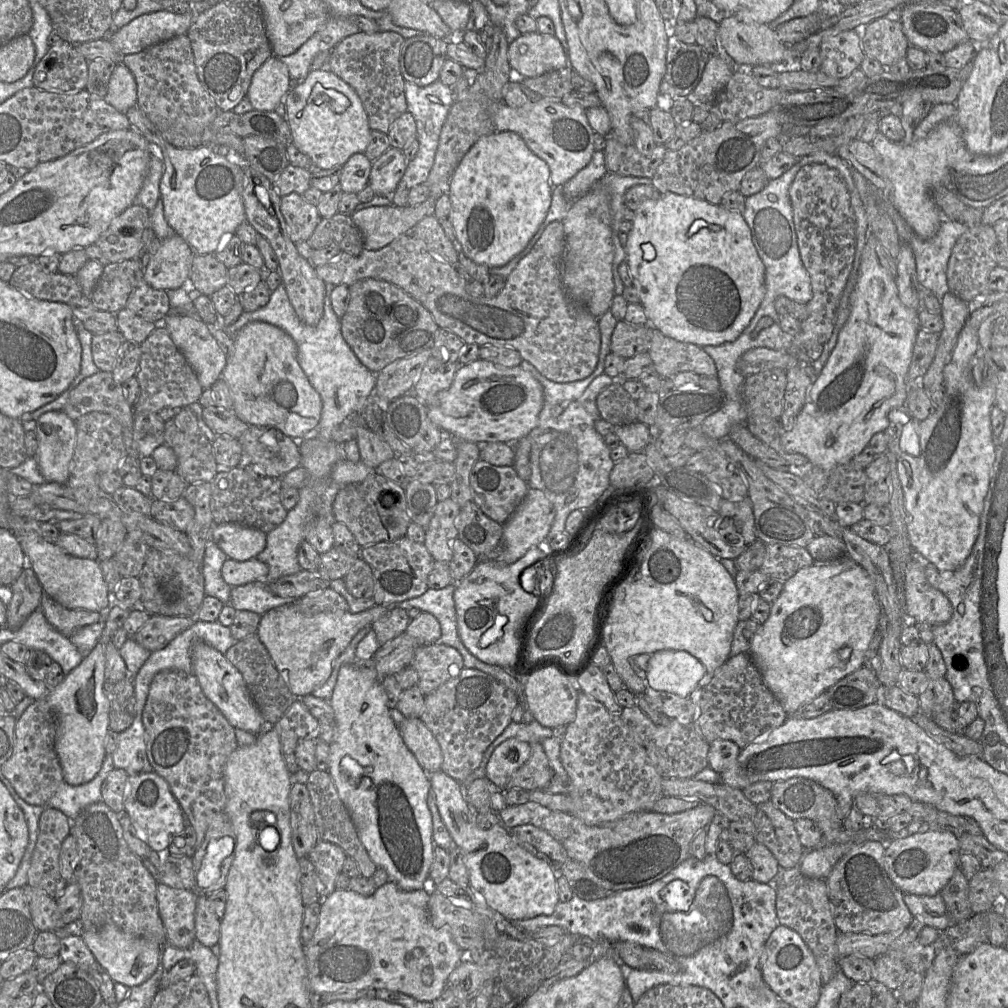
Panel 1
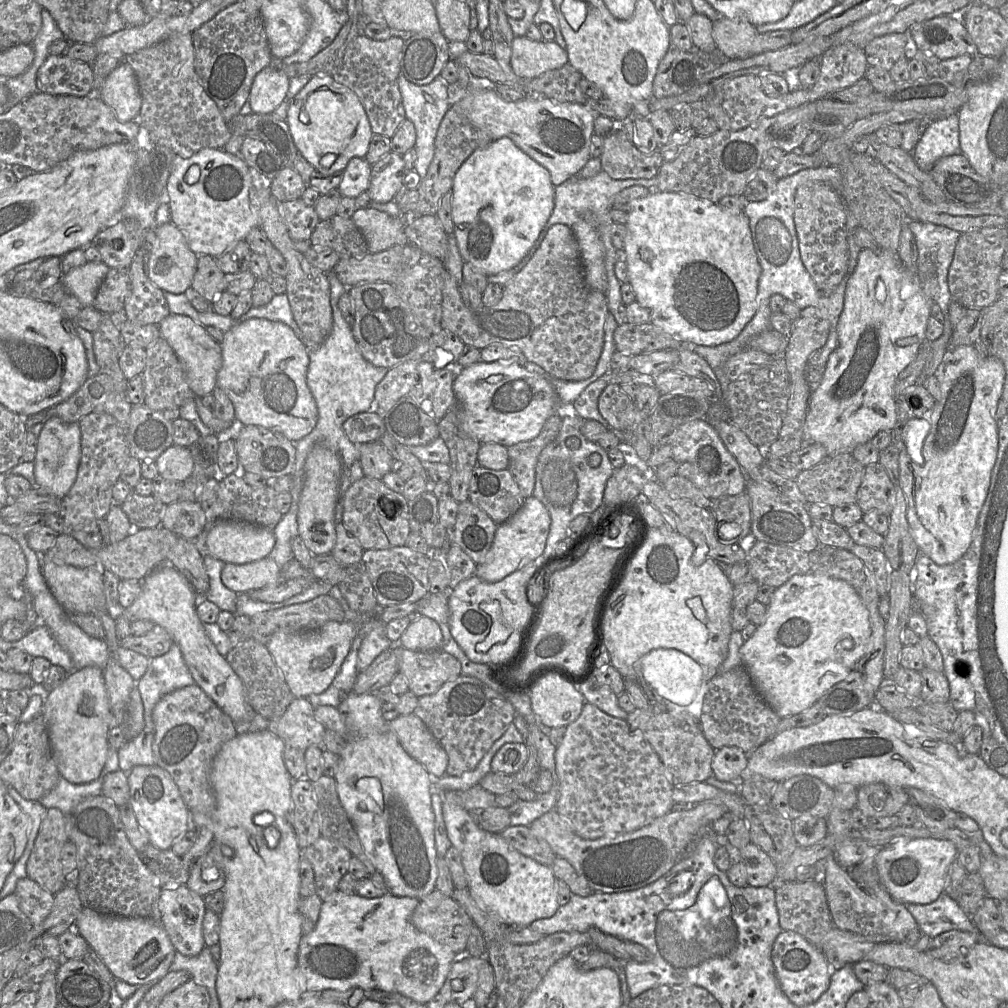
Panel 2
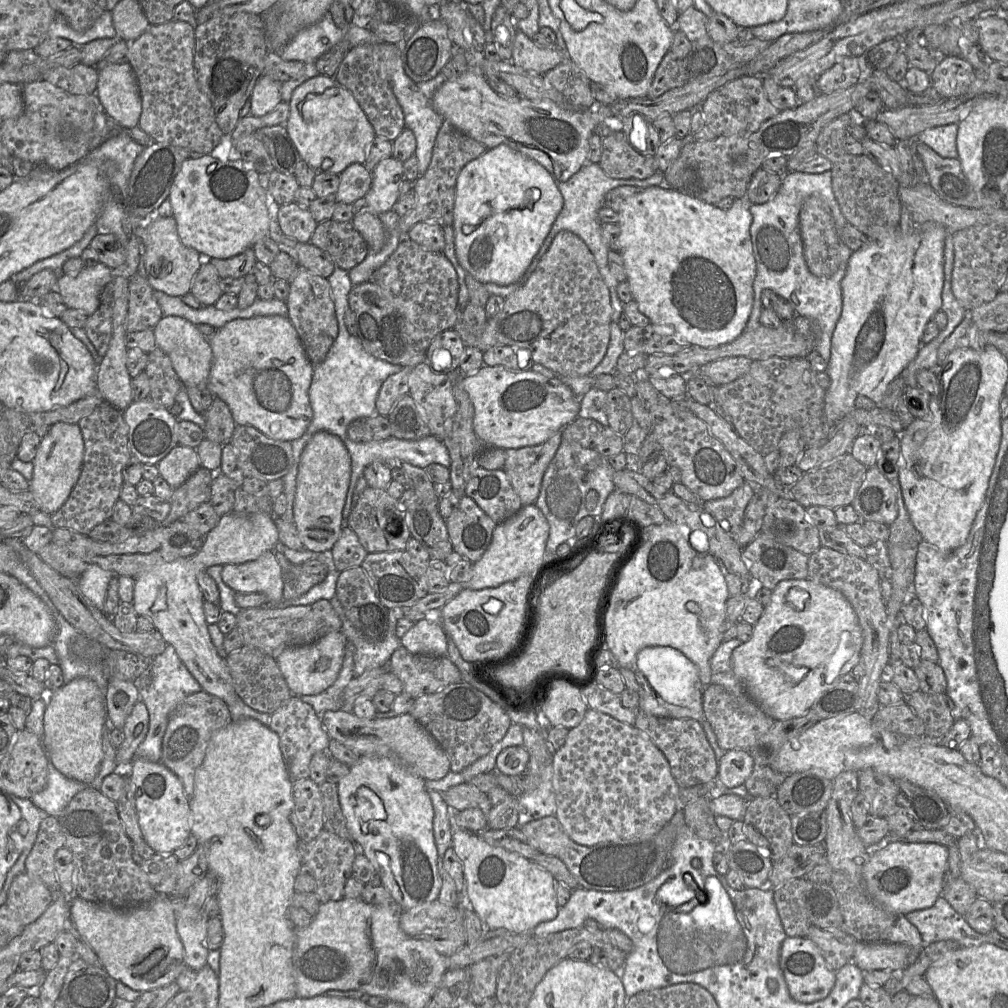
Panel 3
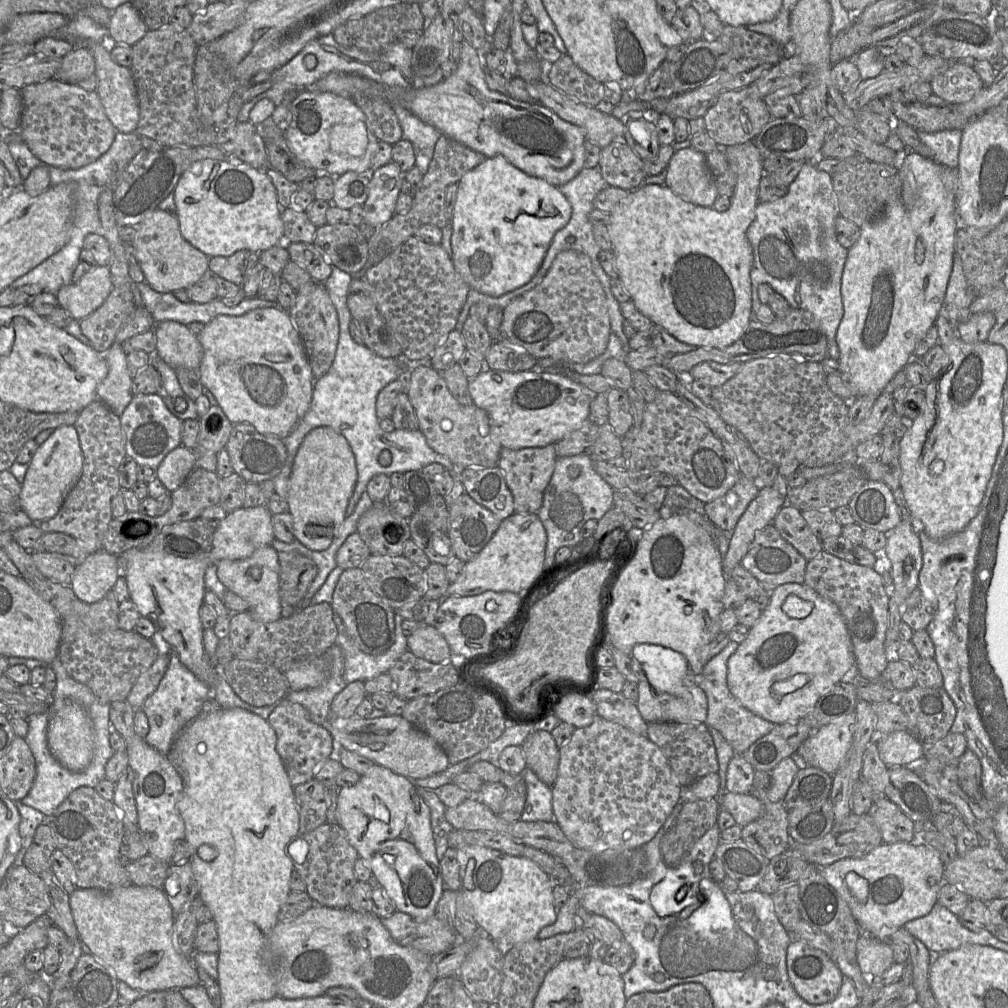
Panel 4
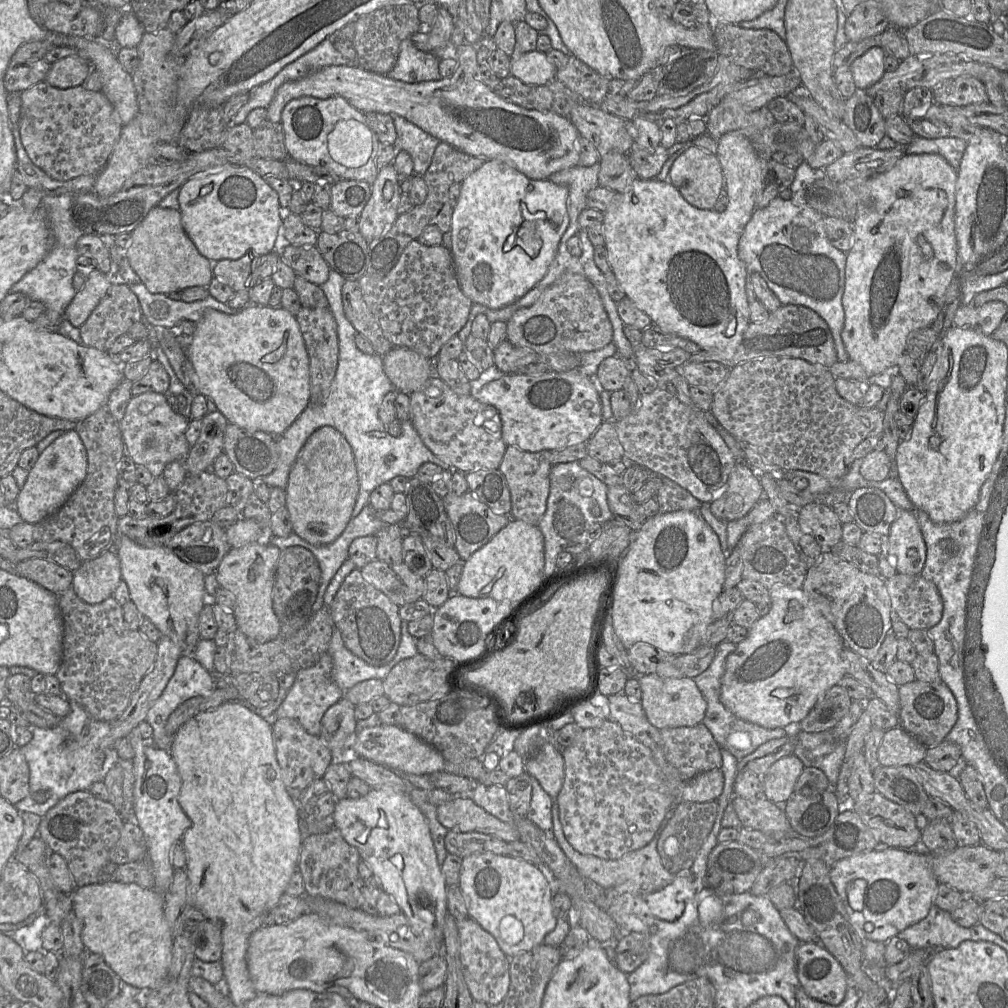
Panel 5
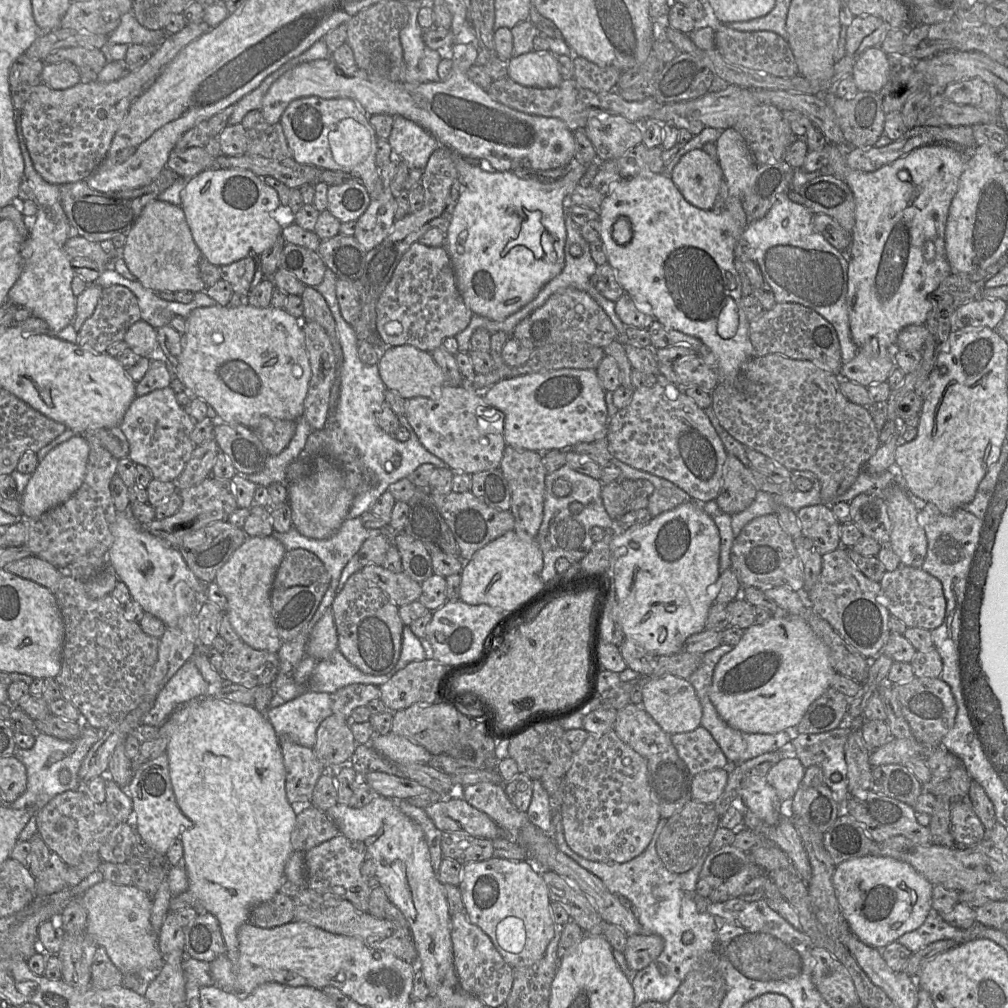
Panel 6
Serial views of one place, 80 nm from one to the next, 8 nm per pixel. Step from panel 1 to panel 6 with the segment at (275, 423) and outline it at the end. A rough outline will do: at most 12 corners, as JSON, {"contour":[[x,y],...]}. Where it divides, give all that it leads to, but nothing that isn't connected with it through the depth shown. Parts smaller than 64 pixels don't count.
{"contour":[[284,308],[185,318],[175,376],[255,428],[303,415],[311,367]]}

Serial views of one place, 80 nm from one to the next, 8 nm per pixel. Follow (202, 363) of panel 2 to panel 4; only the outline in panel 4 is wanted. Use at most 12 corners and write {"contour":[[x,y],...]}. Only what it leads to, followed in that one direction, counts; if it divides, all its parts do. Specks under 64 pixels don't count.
{"contour":[[156,323],[156,355],[172,369],[198,370],[203,348],[188,325]]}

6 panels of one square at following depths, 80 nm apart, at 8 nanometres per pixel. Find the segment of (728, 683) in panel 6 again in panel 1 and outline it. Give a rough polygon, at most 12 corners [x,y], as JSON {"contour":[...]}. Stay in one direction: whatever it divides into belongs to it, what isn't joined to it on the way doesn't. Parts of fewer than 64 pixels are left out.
{"contour":[[848,557],[785,581],[749,654],[792,714],[864,665],[874,583]]}

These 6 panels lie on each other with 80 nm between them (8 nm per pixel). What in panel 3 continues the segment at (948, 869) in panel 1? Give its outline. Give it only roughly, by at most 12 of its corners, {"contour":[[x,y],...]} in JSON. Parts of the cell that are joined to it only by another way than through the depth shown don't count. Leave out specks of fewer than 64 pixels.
{"contour":[[891,841],[862,874],[869,896],[906,915],[932,907],[948,847]]}

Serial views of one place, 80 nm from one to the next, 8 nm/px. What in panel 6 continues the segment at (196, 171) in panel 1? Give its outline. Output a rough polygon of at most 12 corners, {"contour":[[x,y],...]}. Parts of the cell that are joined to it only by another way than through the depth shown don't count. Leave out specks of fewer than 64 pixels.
{"contour":[[210,168],[181,207],[224,266],[281,237],[285,207],[250,170]]}

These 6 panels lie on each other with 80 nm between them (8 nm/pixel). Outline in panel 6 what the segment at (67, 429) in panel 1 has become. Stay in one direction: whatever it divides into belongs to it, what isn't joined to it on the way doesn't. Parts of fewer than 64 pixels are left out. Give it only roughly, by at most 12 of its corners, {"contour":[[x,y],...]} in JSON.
{"contour":[[74,435],[38,463],[20,497],[22,517],[70,499],[89,445]]}

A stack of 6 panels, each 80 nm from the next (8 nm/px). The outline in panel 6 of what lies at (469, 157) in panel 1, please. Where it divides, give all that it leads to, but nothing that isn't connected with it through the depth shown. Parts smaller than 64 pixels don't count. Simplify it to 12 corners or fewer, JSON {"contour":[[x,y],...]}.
{"contour":[[454,153],[445,247],[473,314],[503,321],[565,266],[557,179]]}

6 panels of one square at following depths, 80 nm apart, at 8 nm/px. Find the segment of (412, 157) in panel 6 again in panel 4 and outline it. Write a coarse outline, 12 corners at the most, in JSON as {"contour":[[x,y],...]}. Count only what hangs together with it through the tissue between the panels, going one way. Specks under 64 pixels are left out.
{"contour":[[390,102],[412,143],[415,166],[428,168],[441,132],[401,102]]}

